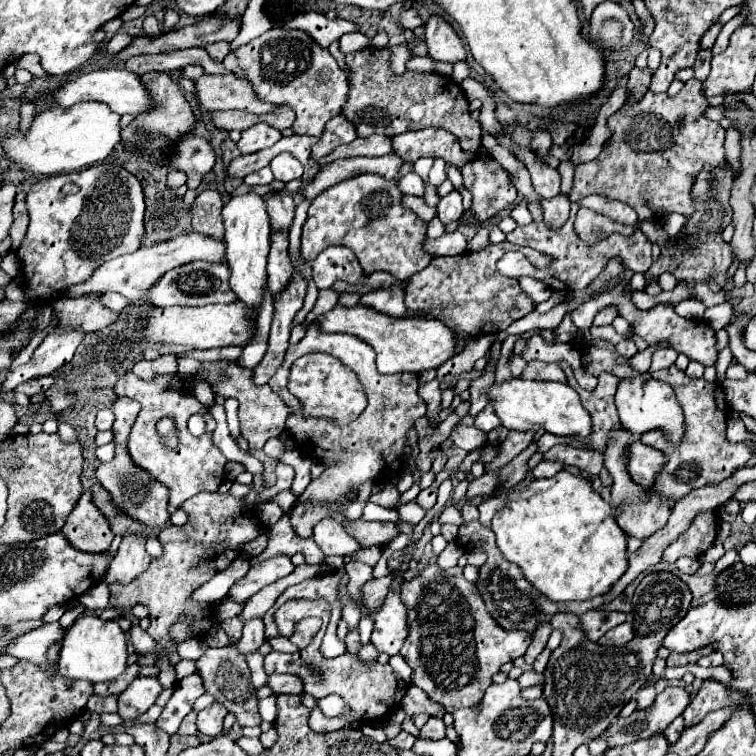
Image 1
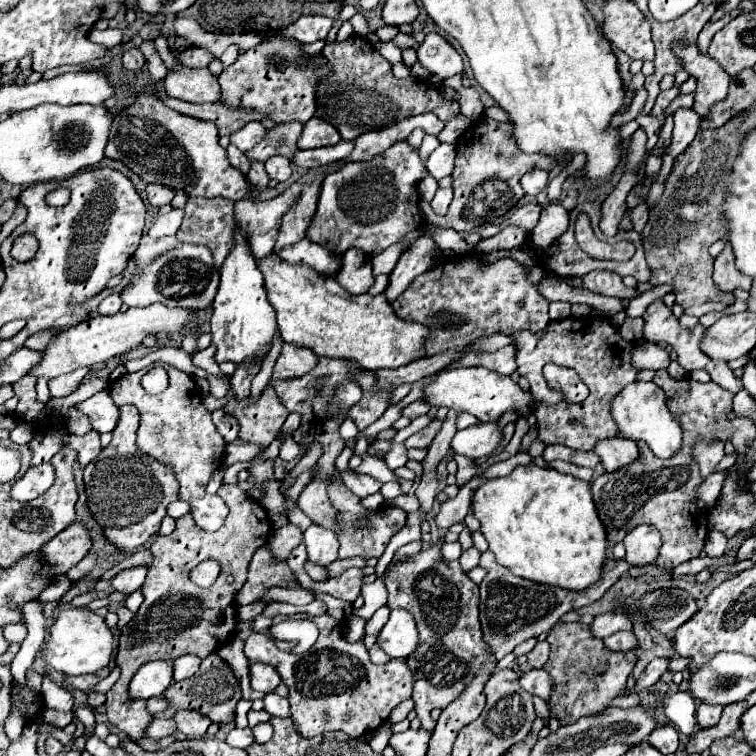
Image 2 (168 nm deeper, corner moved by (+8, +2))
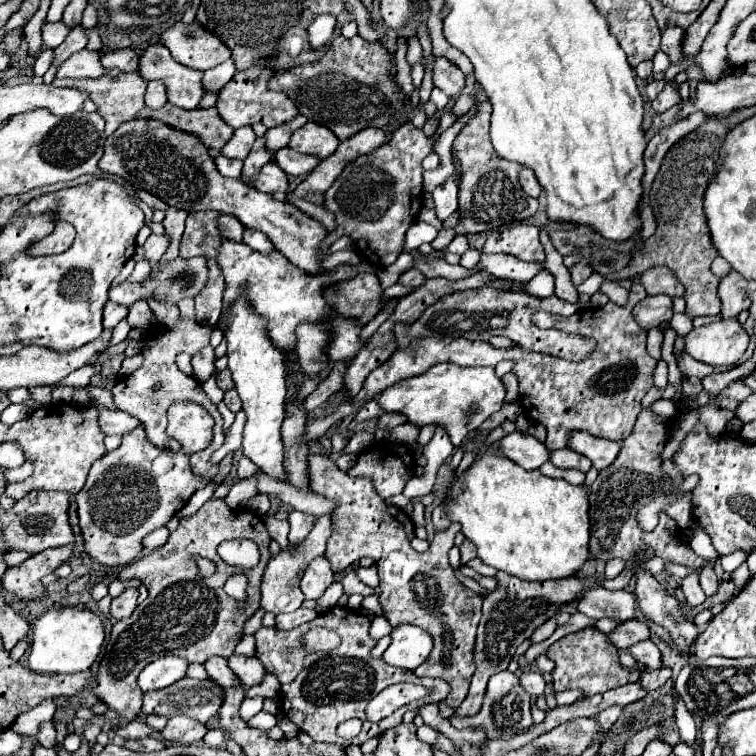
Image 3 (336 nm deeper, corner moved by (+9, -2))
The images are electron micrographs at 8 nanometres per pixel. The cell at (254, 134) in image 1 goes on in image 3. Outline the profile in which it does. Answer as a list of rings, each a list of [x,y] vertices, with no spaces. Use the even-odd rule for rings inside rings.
[[[244,126],[240,130],[234,130],[232,138],[228,140],[228,144],[222,148],[222,154],[228,156],[228,158],[238,158],[238,160],[244,160],[252,148],[256,140],[256,134],[250,126]]]

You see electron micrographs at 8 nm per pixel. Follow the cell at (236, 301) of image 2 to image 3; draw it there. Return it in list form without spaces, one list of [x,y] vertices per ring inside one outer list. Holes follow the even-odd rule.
[[[238,298],[232,304],[228,318],[228,368],[232,372],[236,390],[242,398],[242,410],[248,418],[242,432],[242,452],[248,456],[258,470],[264,474],[288,482],[288,472],[282,466],[282,440],[280,426],[284,420],[284,400],[286,400],[286,366],[282,352],[266,336],[266,320],[260,320],[246,298]]]

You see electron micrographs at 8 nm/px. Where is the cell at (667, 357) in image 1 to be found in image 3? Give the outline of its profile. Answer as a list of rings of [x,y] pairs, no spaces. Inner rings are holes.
[[[662,360],[658,362],[656,372],[654,372],[654,386],[660,388],[660,390],[664,390],[668,386],[668,368],[666,368],[666,364]]]

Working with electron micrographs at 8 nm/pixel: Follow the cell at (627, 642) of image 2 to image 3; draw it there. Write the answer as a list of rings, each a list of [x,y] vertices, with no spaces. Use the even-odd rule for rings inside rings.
[[[646,640],[644,644],[638,644],[638,646],[630,648],[630,652],[632,652],[632,656],[636,658],[638,664],[642,664],[650,670],[656,670],[656,668],[662,666],[662,654],[652,640]]]

